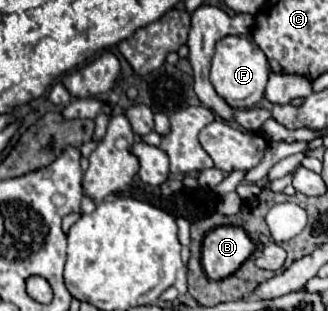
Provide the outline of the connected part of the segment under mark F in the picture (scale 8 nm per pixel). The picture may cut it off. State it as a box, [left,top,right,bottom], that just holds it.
[210,35,268,109]

